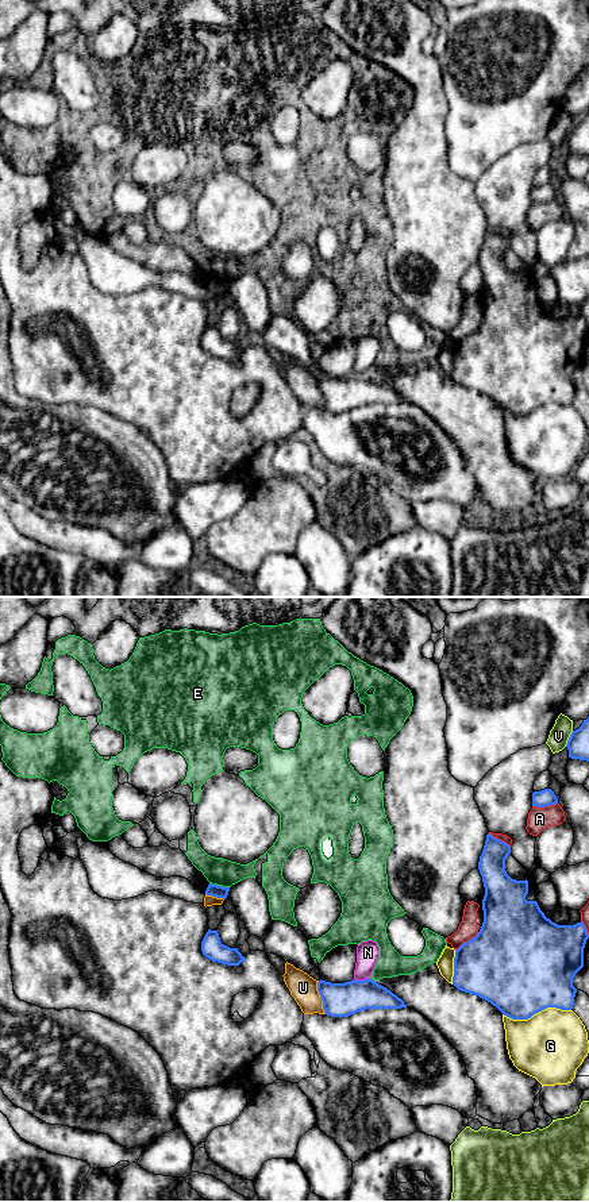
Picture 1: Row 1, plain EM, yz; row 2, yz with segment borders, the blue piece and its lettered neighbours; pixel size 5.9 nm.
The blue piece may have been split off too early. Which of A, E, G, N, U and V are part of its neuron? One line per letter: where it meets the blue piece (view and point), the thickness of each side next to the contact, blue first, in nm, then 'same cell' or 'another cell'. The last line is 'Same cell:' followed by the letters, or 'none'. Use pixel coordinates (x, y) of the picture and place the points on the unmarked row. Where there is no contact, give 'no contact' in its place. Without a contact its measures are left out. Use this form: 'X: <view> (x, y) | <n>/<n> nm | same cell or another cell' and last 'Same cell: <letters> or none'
A: yz (545, 200) | 100/140 nm | another cell
E: yz (219, 281) | 80/160 nm | another cell
G: yz (536, 407) | 500/420 nm | another cell
N: yz (362, 376) | 200/140 nm | another cell
U: yz (320, 392) | 200/160 nm | another cell
V: yz (569, 134) | 130/120 nm | another cell
Same cell: none

